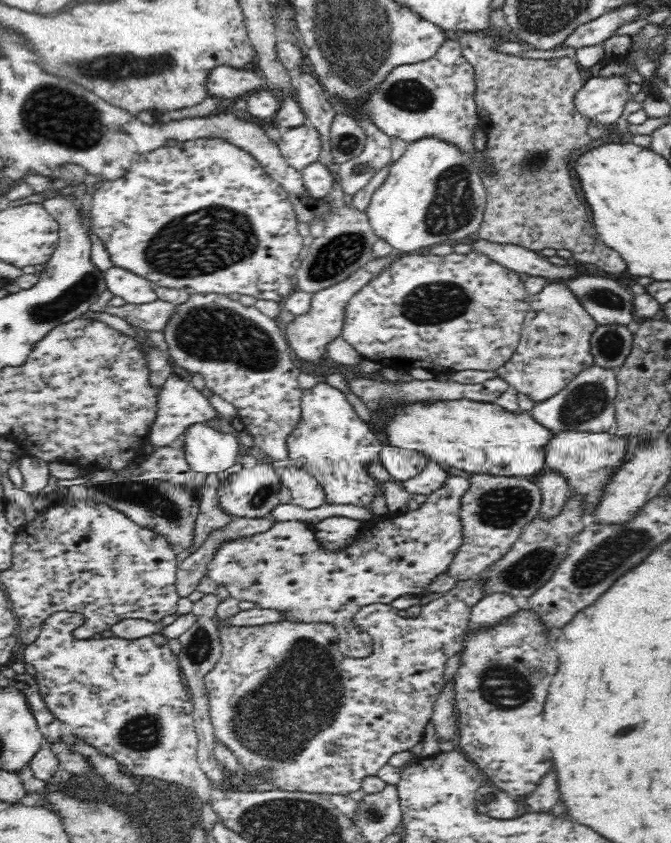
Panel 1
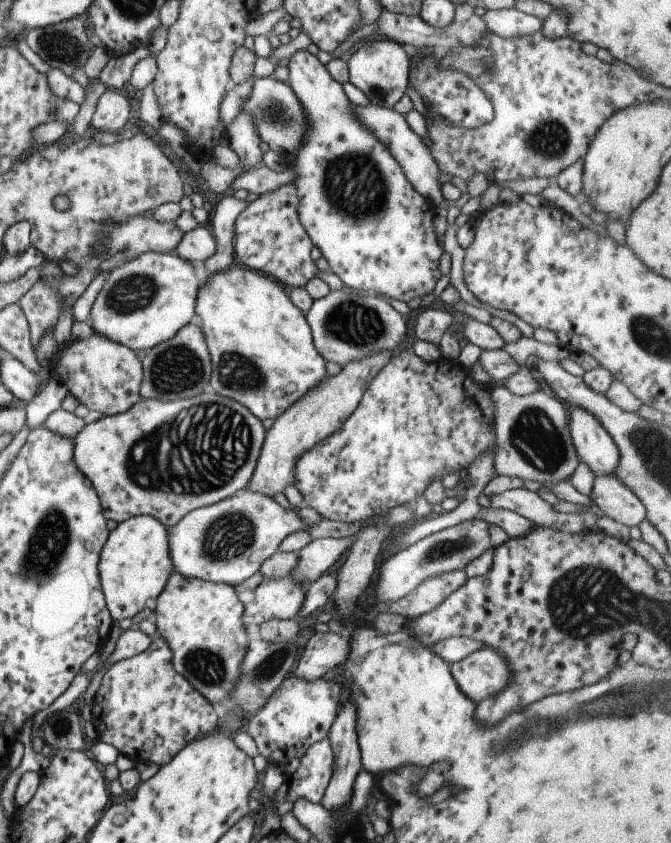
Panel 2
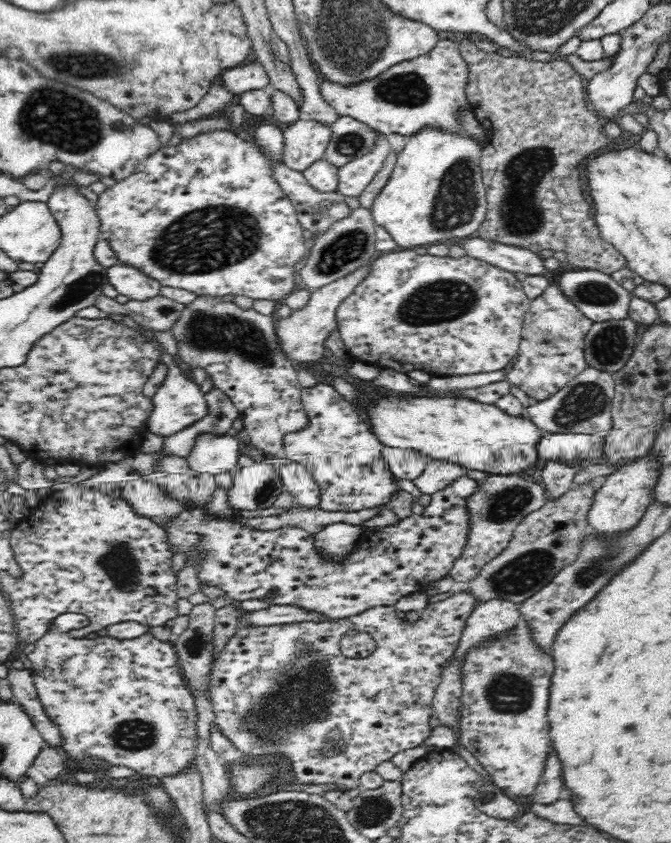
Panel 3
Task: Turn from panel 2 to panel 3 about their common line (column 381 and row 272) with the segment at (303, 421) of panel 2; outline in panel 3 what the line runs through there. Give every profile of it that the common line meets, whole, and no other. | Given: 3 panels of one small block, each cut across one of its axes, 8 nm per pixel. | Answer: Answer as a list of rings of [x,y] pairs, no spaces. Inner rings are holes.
[[[370,264],[359,267],[348,276],[341,278],[337,282],[332,282],[327,286],[322,286],[316,291],[311,291],[311,298],[308,304],[300,310],[292,310],[292,314],[288,317],[276,321],[278,341],[282,352],[286,353],[286,357],[298,362],[314,362],[320,360],[324,356],[324,347],[326,338],[338,329],[337,314],[338,306],[346,301],[346,298],[353,294],[356,286],[363,282],[371,272]]]

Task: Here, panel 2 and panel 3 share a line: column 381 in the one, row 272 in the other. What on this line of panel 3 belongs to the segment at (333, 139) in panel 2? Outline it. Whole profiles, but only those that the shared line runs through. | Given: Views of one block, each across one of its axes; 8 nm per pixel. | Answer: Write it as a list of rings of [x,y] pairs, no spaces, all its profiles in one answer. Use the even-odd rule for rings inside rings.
[[[214,130],[190,139],[180,141],[176,146],[160,147],[158,152],[137,162],[135,171],[113,186],[108,186],[98,195],[94,206],[99,218],[99,238],[107,240],[122,264],[136,267],[140,273],[148,275],[162,286],[179,288],[199,296],[214,296],[222,298],[226,295],[246,296],[254,300],[272,300],[281,302],[295,291],[294,265],[306,258],[308,250],[304,244],[303,228],[296,216],[297,209],[281,186],[273,177],[271,161],[254,144],[246,142],[230,130]],[[204,234],[242,234],[242,236],[204,236]]]

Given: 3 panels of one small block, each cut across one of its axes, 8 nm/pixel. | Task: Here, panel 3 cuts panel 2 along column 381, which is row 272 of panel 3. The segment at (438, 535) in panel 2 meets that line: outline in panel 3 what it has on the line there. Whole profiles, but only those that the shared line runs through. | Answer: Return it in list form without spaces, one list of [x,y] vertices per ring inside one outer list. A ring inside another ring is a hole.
[[[581,269],[566,272],[560,276],[562,293],[565,294],[582,314],[594,323],[604,323],[613,319],[629,319],[628,308],[632,300],[632,293],[615,282],[611,275],[599,271]]]

